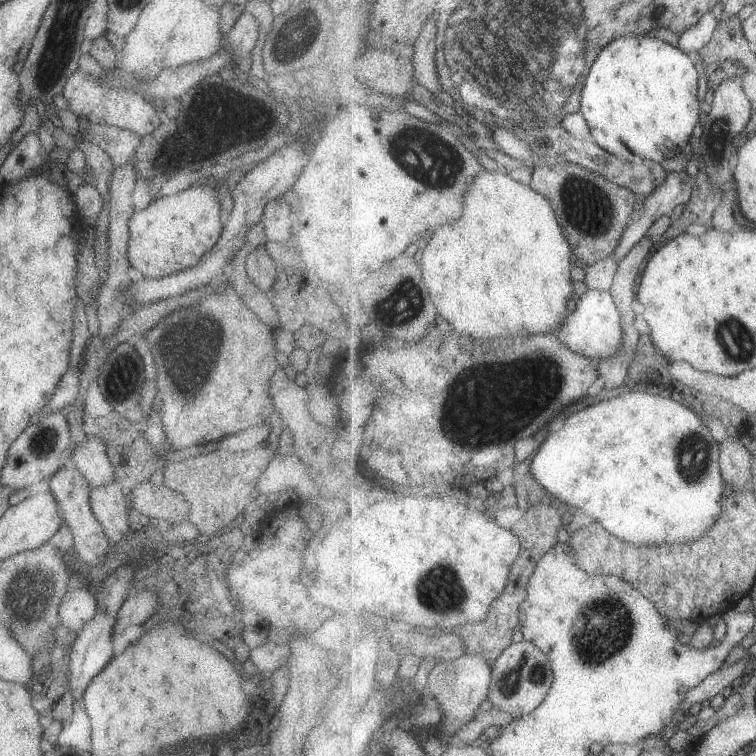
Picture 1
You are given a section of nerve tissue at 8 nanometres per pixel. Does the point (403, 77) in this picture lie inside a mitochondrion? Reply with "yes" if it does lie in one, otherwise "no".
no

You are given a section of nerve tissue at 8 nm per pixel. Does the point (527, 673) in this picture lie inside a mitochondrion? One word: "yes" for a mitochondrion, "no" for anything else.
yes

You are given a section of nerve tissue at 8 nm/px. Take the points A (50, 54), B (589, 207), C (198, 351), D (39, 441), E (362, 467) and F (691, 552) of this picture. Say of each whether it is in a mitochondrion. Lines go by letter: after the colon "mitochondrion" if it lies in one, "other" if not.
A: mitochondrion
B: mitochondrion
C: mitochondrion
D: mitochondrion
E: other
F: other

